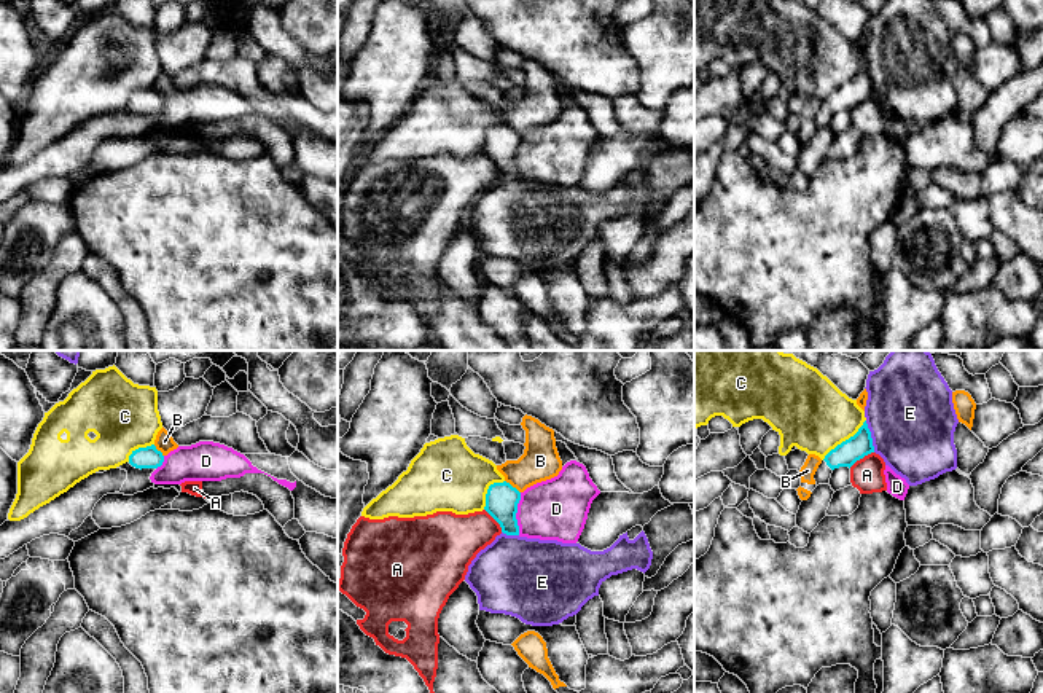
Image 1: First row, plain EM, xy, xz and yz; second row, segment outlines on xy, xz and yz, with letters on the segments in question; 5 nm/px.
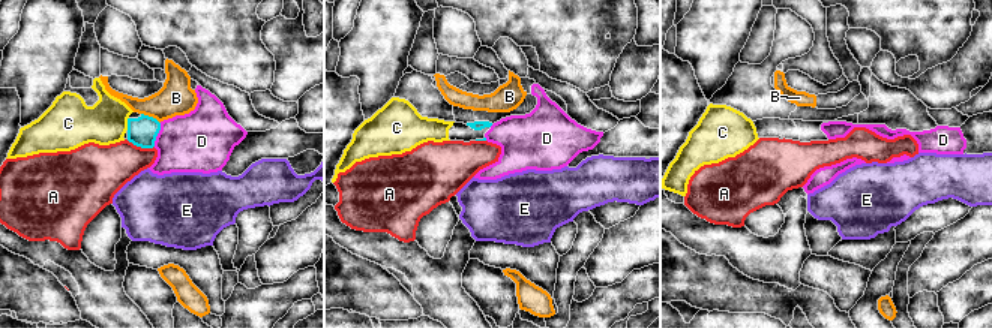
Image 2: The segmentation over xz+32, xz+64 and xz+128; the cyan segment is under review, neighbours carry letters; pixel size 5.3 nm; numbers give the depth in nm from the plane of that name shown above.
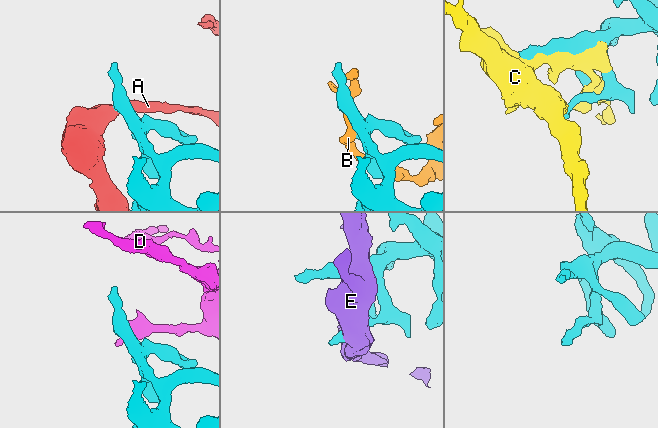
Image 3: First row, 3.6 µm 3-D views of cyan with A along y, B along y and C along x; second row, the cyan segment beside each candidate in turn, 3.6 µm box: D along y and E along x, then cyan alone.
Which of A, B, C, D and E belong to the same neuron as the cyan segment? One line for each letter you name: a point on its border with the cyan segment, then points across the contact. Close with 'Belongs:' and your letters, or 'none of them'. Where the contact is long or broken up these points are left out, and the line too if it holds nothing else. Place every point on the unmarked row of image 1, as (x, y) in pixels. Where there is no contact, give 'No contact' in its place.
Belongs: none of them

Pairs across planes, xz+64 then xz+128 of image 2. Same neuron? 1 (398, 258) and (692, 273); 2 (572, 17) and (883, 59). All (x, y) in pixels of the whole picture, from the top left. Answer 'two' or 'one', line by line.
1: two
2: two

